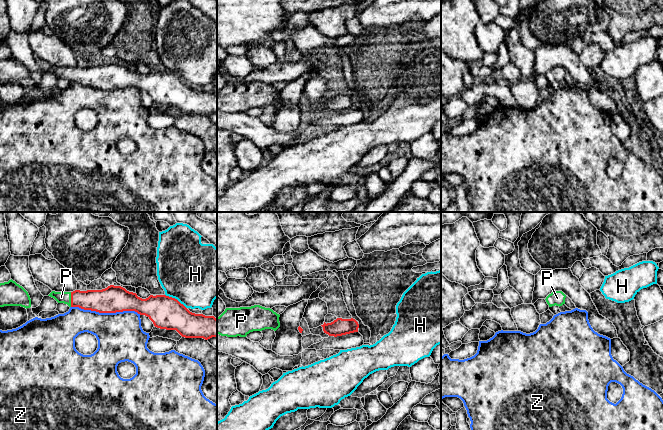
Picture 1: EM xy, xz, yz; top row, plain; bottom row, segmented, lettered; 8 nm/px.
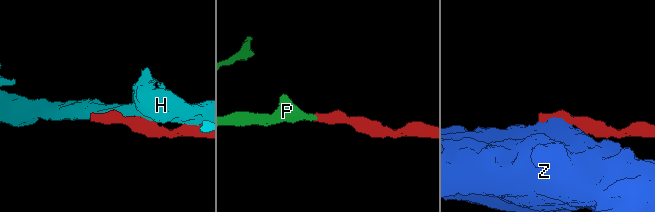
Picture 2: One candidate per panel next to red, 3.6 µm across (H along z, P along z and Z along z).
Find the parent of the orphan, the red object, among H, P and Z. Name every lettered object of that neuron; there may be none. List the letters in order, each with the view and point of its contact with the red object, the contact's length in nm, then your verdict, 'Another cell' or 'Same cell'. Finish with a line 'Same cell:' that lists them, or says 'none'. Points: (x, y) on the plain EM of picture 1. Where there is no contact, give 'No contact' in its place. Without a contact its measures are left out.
H: Touches red at xy (176, 75). Shared border 200 nm. Another cell
P: Touches red at xy (71, 75). Shared border 120 nm. Same cell
Z: Touches red at xy (106, 88). Shared border 550 nm. Another cell
Same cell: P

